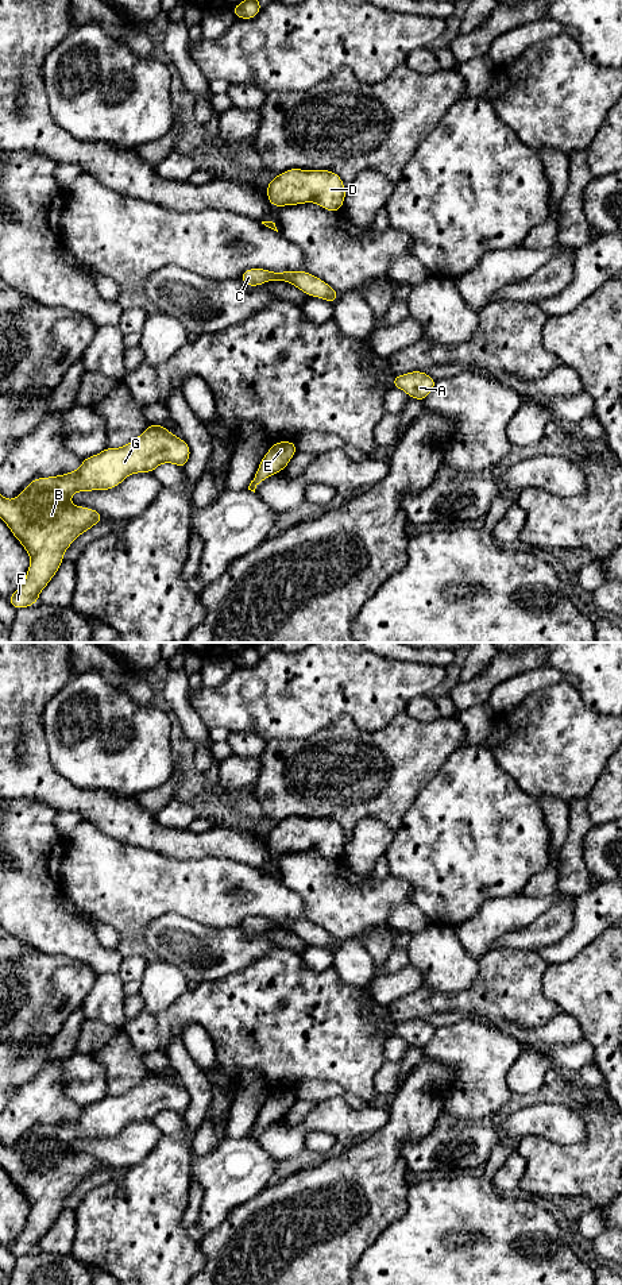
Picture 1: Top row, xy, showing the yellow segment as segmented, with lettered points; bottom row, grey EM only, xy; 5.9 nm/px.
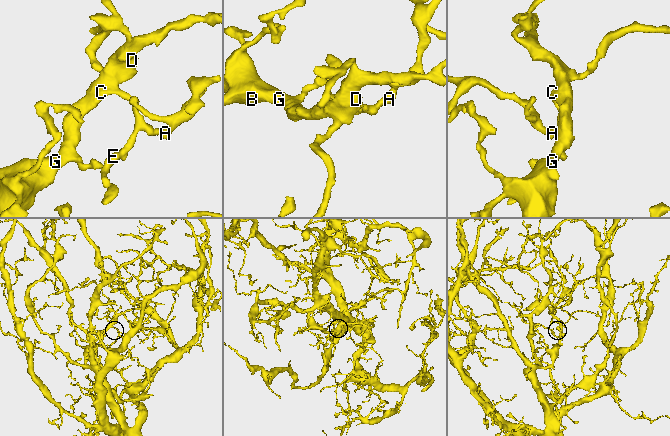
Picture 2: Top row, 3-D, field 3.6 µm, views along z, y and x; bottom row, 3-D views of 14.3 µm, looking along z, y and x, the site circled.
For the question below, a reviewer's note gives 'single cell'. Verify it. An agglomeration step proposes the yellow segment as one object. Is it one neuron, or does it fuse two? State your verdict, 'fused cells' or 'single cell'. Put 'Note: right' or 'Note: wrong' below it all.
single cell
Note: right

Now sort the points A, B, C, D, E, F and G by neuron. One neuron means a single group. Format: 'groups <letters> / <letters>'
groups A B C D E F G

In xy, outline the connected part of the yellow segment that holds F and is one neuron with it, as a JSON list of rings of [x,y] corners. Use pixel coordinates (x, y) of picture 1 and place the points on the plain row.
[[[151,1072],[134,1089],[120,1096],[107,1095],[100,1101],[84,1107],[74,1120],[35,1126],[15,1147],[5,1147],[0,1142],[0,1166],[28,1200],[31,1208],[24,1230],[8,1250],[16,1258],[35,1253],[40,1239],[61,1215],[63,1200],[80,1182],[104,1166],[97,1158],[73,1153],[70,1145],[74,1141],[115,1137],[130,1122],[152,1120],[162,1111],[173,1111],[183,1116],[189,1105],[190,1096],[185,1088],[159,1072]]]

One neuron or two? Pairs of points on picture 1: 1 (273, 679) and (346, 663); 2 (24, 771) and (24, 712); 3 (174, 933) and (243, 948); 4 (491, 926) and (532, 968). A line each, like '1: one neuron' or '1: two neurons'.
1: one neuron
2: one neuron
3: one neuron
4: two neurons

